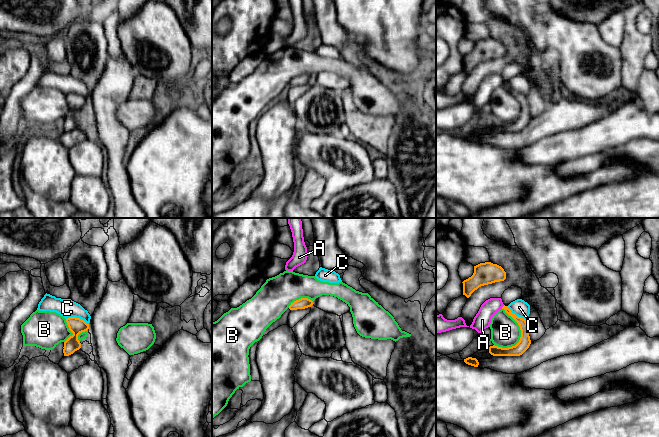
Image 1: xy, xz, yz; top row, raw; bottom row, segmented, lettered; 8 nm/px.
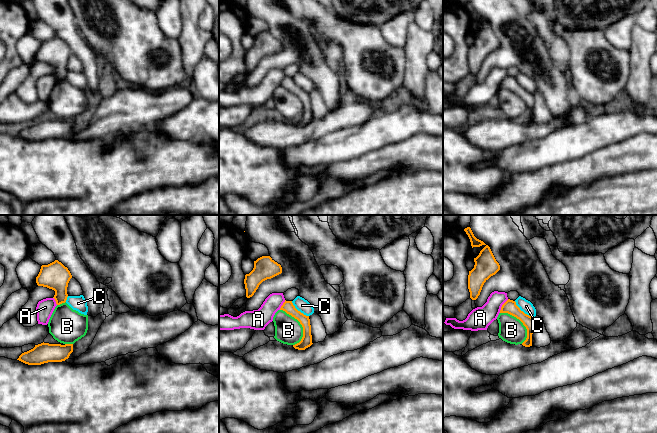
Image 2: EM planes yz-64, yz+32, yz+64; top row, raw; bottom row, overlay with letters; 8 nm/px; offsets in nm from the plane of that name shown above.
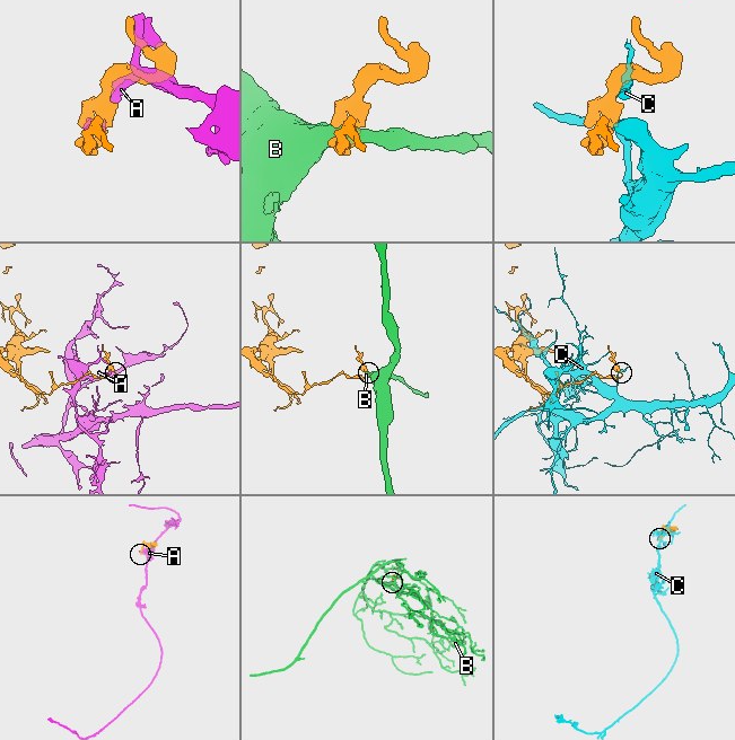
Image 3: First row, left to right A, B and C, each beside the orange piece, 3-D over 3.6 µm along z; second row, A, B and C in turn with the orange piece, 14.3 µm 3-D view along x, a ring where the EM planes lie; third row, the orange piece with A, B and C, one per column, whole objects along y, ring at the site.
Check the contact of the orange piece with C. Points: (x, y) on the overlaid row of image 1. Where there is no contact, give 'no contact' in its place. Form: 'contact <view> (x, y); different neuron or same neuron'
contact xy (77, 318); different neuron

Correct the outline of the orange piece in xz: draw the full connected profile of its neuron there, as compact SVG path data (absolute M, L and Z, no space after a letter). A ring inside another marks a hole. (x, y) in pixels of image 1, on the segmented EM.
M301 298L299 300L294 301L289 306L290 310L297 310L297 309L305 309L311 307L313 305L313 301L308 298Z

